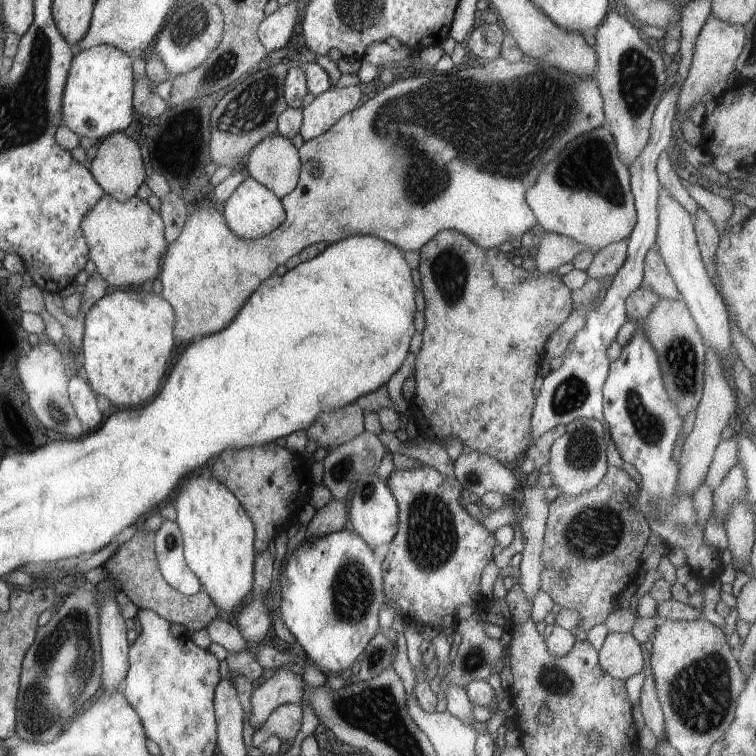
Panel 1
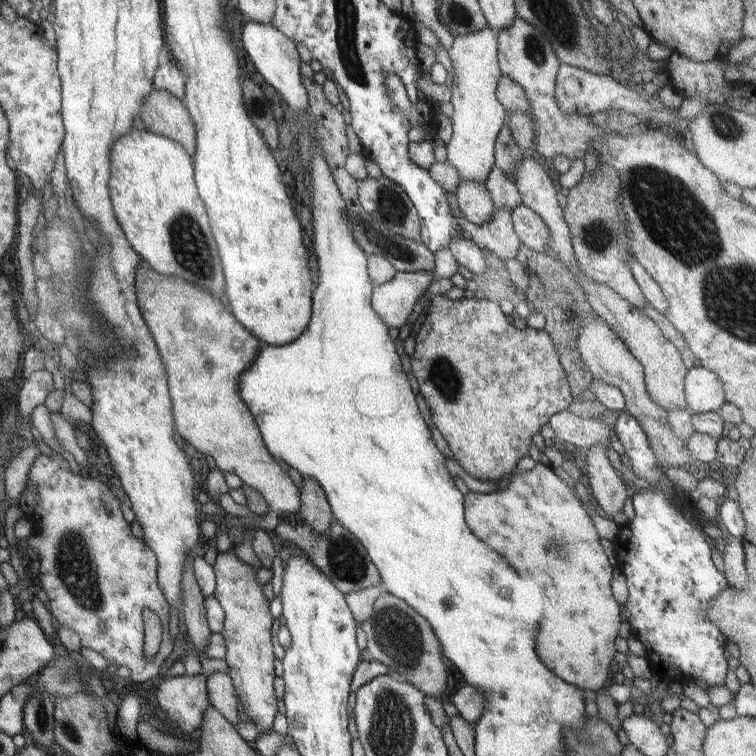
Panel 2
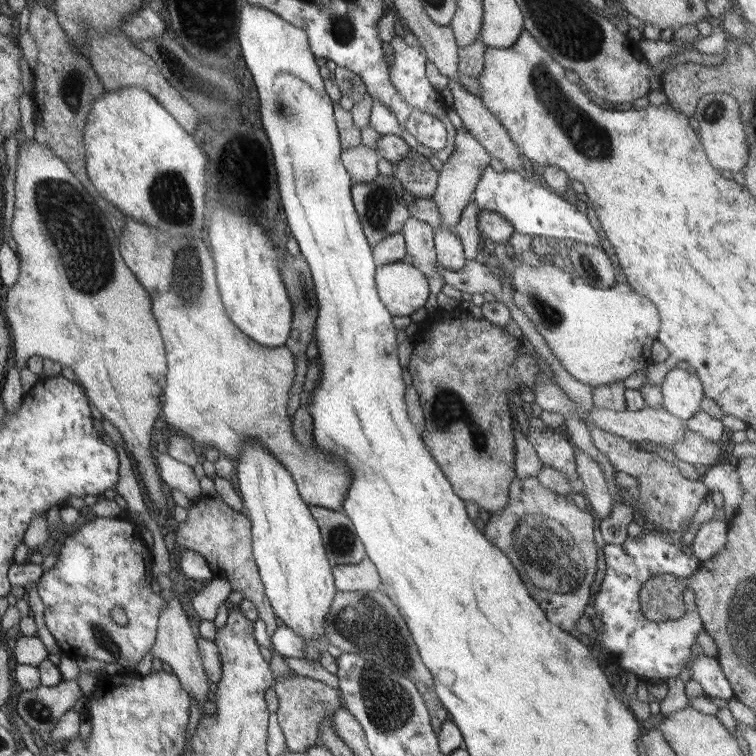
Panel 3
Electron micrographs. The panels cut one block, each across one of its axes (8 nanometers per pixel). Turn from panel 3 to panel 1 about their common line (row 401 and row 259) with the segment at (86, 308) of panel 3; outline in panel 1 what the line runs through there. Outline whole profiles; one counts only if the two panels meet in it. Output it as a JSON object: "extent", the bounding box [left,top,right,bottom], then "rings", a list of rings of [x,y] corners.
{"extent":[79,193,168,288],"rings":[[[107,193],[85,212],[79,224],[83,238],[89,248],[88,259],[111,288],[129,288],[141,285],[145,280],[156,278],[160,262],[168,242],[165,242],[163,221],[147,201],[133,195],[125,202],[119,202]]]}

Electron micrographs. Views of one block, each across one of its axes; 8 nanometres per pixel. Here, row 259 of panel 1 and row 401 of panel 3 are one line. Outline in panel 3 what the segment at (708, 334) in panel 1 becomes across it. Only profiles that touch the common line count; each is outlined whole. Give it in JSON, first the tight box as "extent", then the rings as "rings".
{"extent":[659,367,704,422],"rings":[[[673,367],[659,387],[663,398],[662,408],[679,420],[685,422],[700,409],[704,397],[701,382],[685,369]]]}

